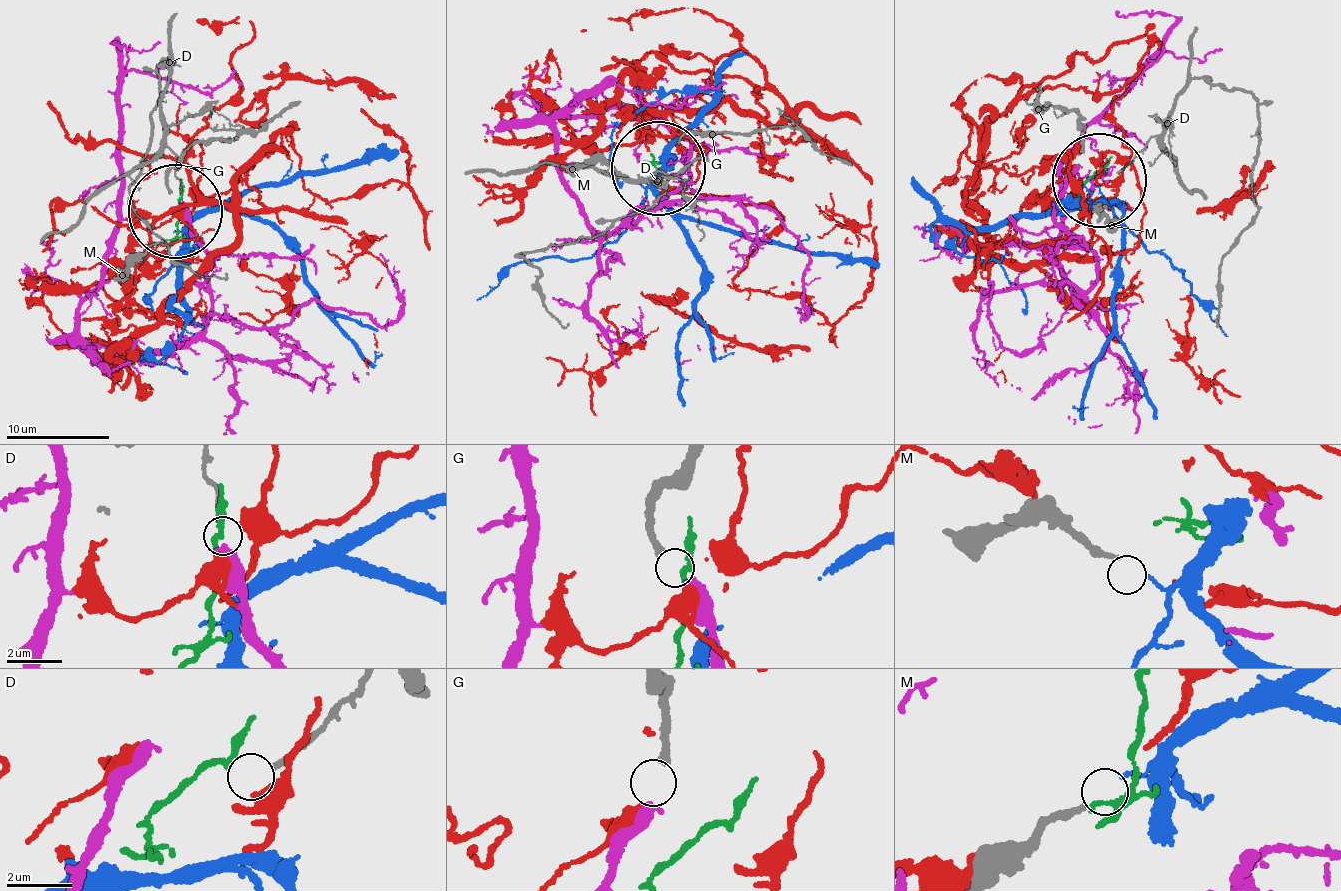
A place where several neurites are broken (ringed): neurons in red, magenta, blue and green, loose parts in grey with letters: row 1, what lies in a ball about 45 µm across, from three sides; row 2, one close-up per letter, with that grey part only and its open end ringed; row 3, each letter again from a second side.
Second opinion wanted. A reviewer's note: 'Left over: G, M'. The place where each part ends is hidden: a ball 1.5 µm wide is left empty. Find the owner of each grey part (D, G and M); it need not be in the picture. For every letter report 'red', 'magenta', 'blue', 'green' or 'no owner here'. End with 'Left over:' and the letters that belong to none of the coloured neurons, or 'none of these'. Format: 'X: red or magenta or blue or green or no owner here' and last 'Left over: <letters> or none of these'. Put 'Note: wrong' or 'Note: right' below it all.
D: green
G: magenta
M: no owner here
Left over: M
Note: wrong

